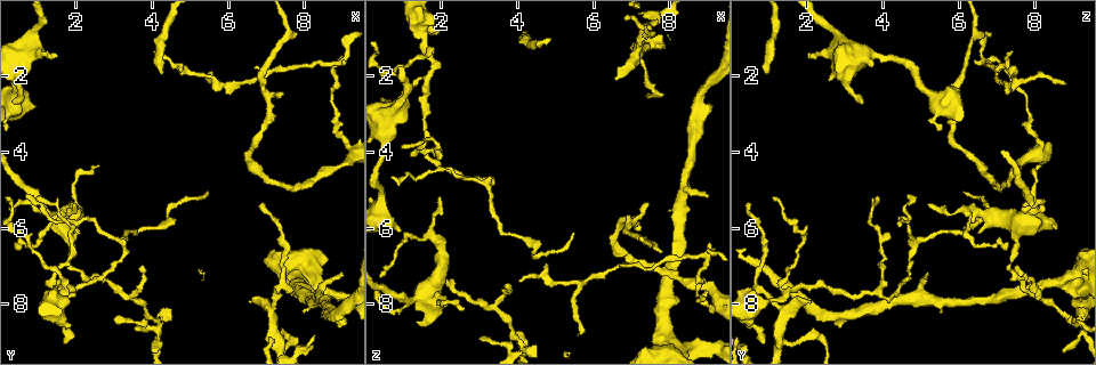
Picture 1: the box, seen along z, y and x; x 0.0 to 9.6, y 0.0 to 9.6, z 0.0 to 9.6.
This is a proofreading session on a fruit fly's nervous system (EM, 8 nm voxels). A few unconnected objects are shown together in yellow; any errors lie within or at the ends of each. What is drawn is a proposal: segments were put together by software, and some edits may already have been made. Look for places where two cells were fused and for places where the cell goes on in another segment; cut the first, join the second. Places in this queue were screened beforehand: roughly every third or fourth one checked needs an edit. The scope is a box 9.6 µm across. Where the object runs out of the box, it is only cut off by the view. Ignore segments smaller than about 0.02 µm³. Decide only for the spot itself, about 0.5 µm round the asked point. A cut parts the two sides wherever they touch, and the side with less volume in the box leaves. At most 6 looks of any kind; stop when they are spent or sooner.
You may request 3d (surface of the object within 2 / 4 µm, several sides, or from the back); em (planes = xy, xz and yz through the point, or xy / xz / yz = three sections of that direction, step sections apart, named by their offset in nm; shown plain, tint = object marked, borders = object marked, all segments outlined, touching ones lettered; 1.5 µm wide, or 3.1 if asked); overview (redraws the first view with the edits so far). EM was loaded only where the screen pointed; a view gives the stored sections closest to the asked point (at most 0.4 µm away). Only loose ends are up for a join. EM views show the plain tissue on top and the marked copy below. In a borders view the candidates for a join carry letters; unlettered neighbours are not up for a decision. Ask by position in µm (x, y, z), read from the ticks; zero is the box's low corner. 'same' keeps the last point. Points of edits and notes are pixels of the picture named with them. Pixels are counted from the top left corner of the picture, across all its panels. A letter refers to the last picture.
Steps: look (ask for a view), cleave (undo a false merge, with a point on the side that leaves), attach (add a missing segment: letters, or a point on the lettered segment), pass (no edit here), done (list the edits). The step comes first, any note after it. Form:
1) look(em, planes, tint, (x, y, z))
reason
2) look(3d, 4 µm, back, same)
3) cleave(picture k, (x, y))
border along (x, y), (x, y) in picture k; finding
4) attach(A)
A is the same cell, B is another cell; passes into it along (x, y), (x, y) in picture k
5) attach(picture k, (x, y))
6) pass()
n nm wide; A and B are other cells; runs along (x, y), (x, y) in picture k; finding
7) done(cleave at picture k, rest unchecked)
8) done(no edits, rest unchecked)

look(em, planes, tint, (8.90, 1.60, 6.80))
sharp bend

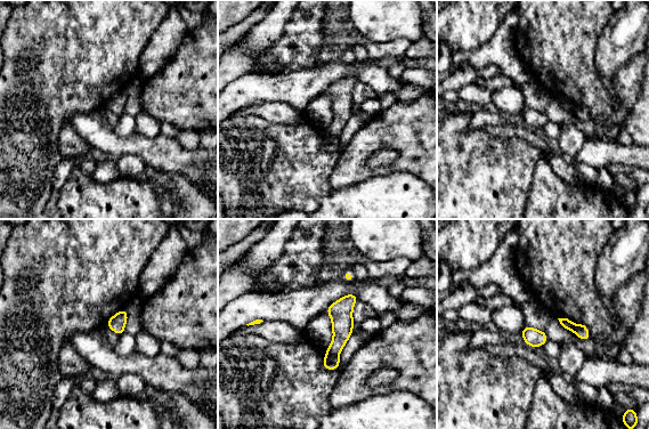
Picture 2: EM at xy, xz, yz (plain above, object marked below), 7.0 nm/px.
look(em, planes, borders, same)
what lies round it

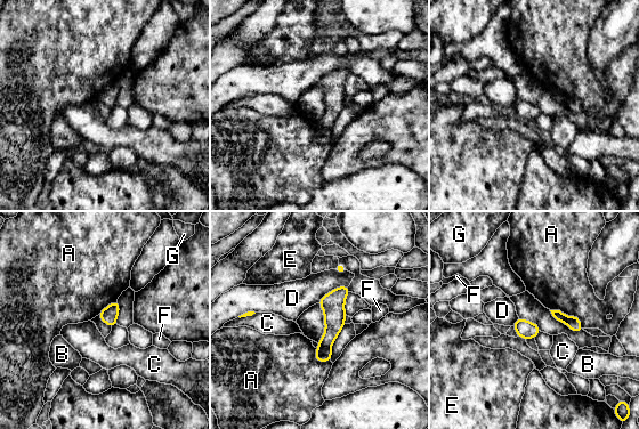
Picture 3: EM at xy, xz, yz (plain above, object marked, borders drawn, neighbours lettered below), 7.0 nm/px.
cleave(picture 3, (334, 315))
A touches over 280 nm; A, B, C, D, E, F and G are other cells; the part that leaves runs along (345, 289), (323, 345) in picture 3; two cells meet here

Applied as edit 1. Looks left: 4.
look(3d, 2 µm, (1.65, 7.70, 1.50))
three-way junction

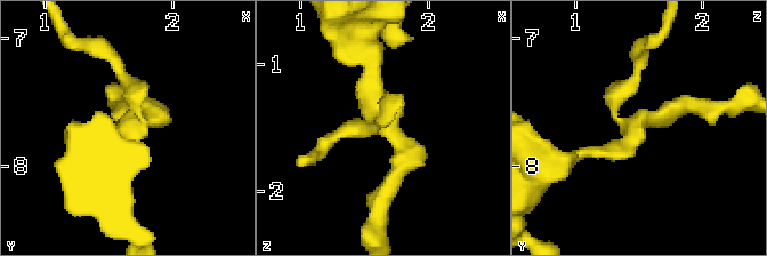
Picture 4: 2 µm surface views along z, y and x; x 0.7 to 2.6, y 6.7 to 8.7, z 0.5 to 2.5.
look(em, xy, step 4, tint, (1.68, 7.66, 1.52))
3 arms; need the tissue

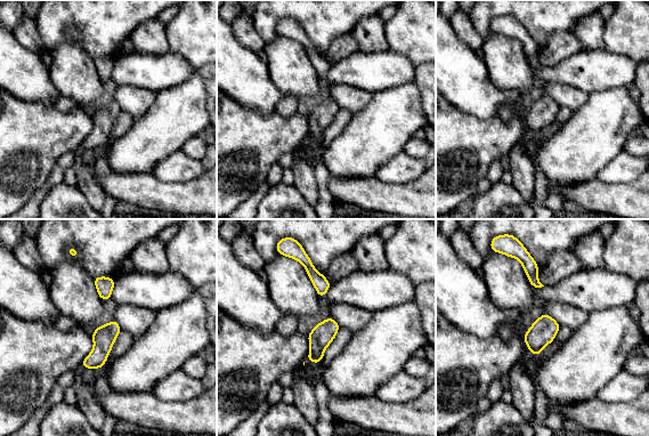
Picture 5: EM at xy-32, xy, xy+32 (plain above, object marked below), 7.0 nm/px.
look(em, yz, step 8, borders, same)

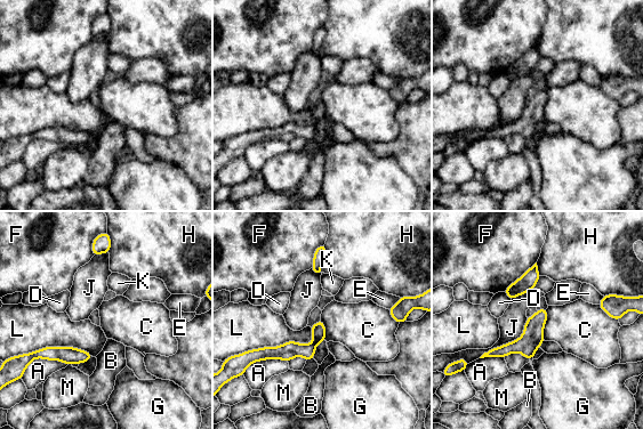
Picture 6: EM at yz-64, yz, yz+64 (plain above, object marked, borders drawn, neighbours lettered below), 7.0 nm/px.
pass()
100 nm wide; L touches over 460 nm; A, B, C, D, E, F, G, H, J, K, L and M are other cells; one cell here

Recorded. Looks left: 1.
done(cleave at picture 3, rest unchecked)

